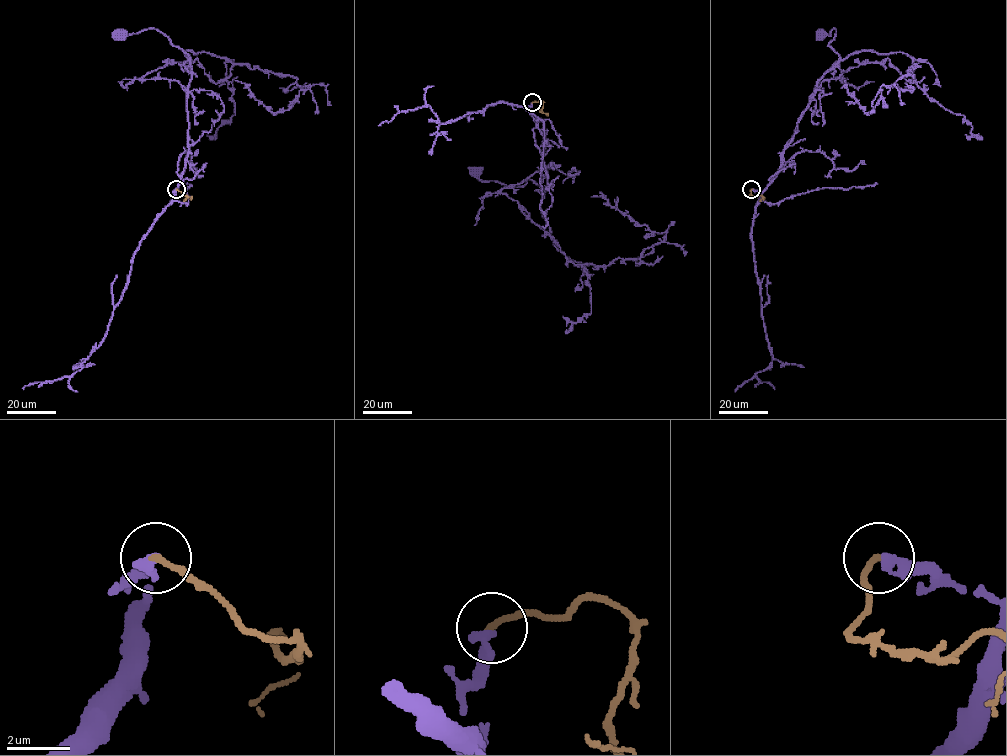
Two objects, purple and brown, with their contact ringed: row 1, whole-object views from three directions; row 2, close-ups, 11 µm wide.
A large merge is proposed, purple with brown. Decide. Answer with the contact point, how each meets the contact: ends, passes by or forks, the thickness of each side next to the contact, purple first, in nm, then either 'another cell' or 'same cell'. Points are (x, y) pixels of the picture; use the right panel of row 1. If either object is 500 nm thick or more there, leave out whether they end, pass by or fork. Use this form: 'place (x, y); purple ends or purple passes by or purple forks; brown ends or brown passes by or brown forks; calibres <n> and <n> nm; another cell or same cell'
place (751, 189); purple ends; brown ends; calibres 340 and 190 nm; same cell

